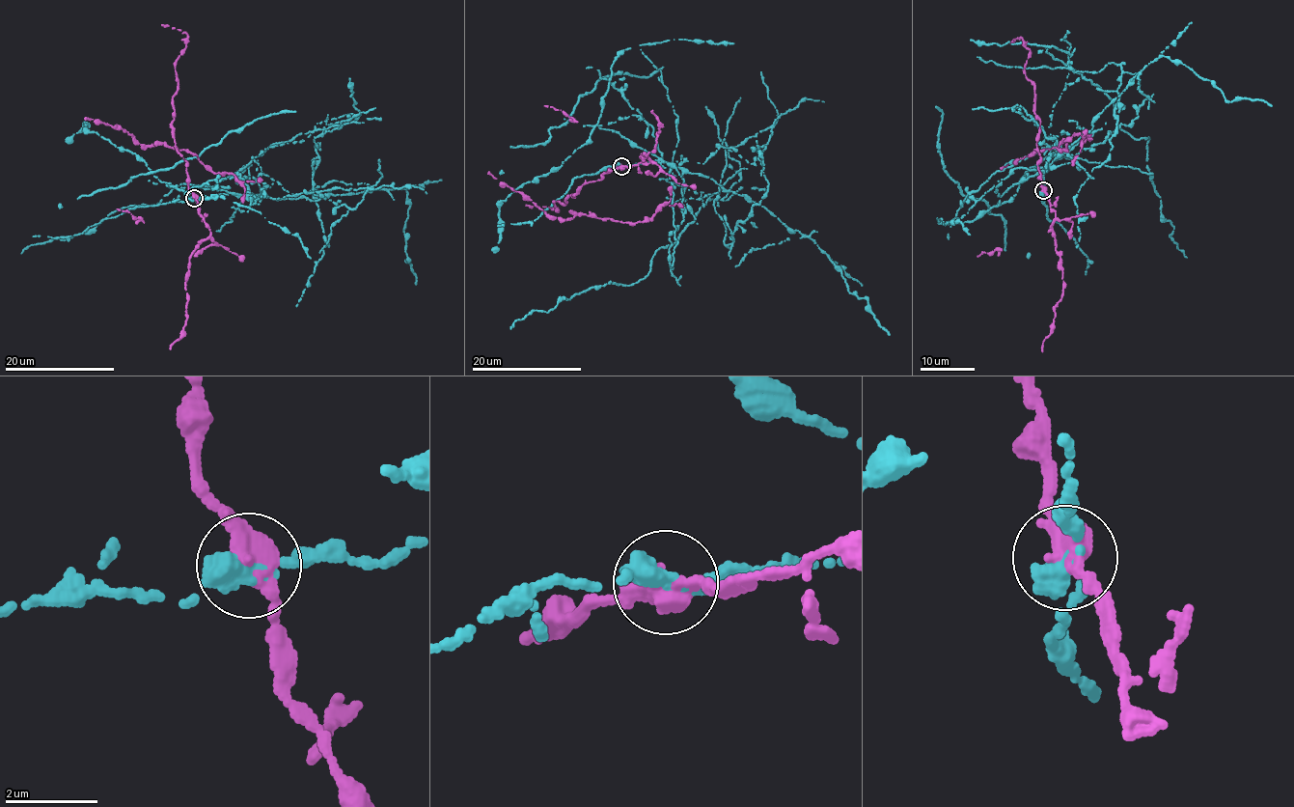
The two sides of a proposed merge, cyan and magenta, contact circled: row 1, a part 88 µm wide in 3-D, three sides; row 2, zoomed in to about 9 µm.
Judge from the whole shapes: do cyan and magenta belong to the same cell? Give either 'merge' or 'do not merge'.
do not merge

